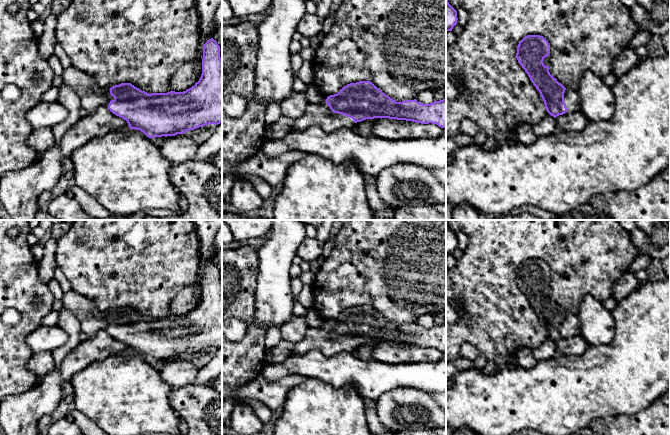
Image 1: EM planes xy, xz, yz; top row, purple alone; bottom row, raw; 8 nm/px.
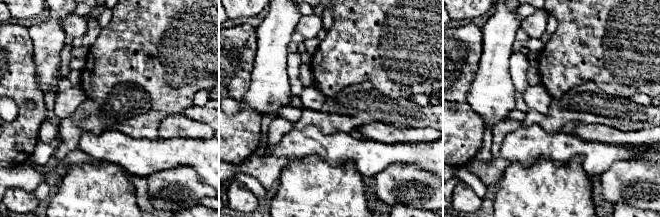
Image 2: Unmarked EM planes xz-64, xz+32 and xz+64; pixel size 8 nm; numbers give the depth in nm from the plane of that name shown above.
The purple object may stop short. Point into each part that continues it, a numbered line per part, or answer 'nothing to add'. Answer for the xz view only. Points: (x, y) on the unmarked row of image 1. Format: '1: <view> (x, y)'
1: xz (315, 338)

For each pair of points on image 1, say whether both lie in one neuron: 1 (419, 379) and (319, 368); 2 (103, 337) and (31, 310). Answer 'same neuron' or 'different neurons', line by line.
1: same neuron
2: different neurons

